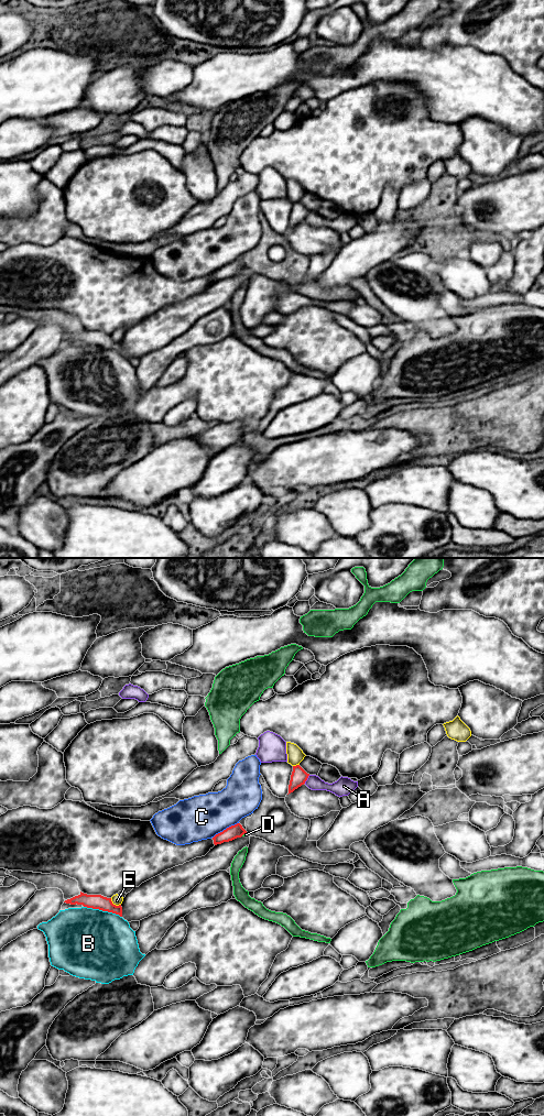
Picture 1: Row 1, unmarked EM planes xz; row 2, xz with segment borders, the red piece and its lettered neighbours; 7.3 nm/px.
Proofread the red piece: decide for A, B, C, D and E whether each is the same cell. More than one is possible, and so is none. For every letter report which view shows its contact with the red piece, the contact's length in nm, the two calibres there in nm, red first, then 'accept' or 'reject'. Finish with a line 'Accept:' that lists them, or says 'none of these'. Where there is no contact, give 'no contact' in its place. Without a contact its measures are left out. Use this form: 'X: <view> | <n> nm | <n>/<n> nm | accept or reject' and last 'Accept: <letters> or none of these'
A: xz | 80 nm | 120/110 nm | reject
B: xz | 300 nm | 110/500 nm | reject
C: xz | 220 nm | 100/320 nm | reject
D: xz | 50 nm | 100/20 nm | reject
E: xz | 90 nm | 110/70 nm | reject
Accept: none of these

